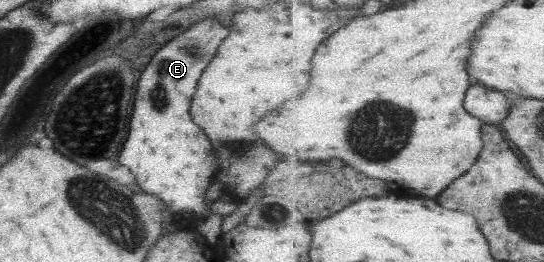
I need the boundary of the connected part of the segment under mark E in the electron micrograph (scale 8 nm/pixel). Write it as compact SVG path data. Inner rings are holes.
M215 19L193 23L154 52L135 88L129 137L122 145L118 162L134 175L141 191L159 197L165 205L164 214L173 215L174 223L208 211L209 202L203 197L217 171L217 159L203 131L191 121L189 107L199 75L227 35L229 31Z

